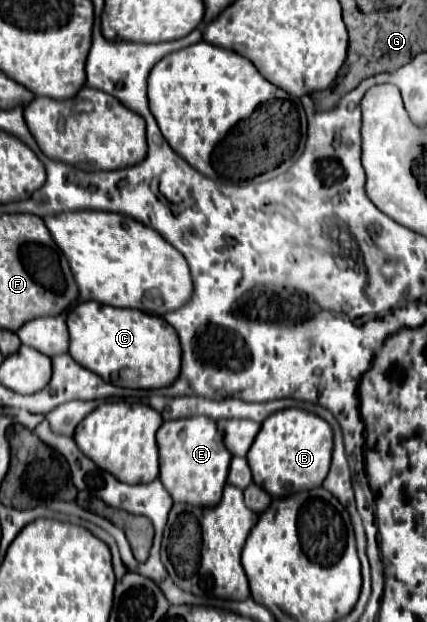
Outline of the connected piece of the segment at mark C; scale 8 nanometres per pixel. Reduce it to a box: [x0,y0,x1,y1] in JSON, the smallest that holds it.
[67,300,181,388]

